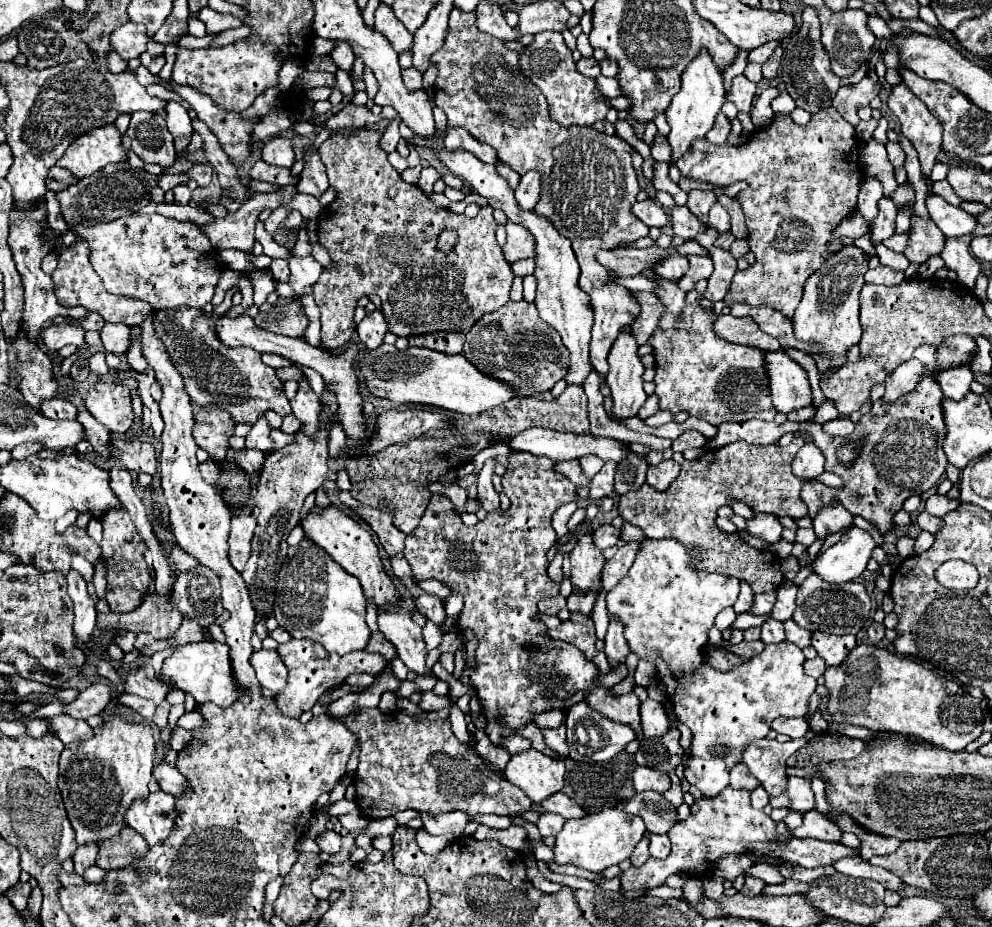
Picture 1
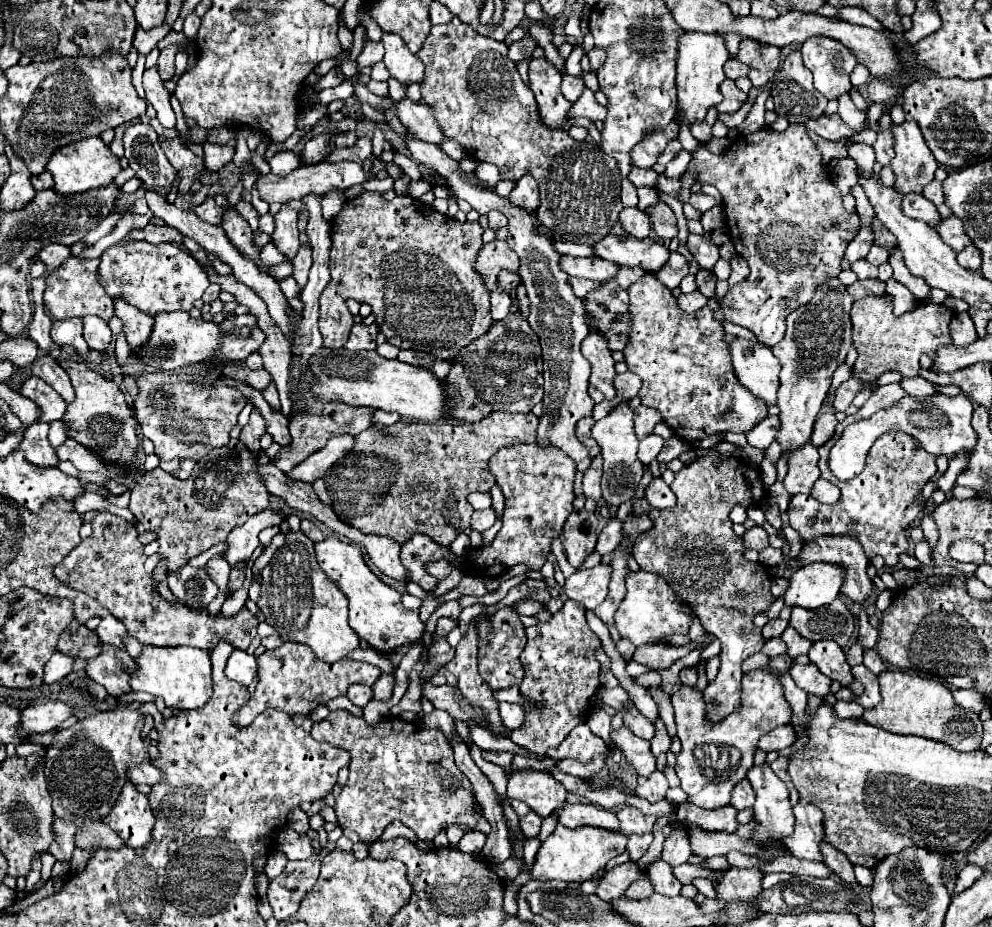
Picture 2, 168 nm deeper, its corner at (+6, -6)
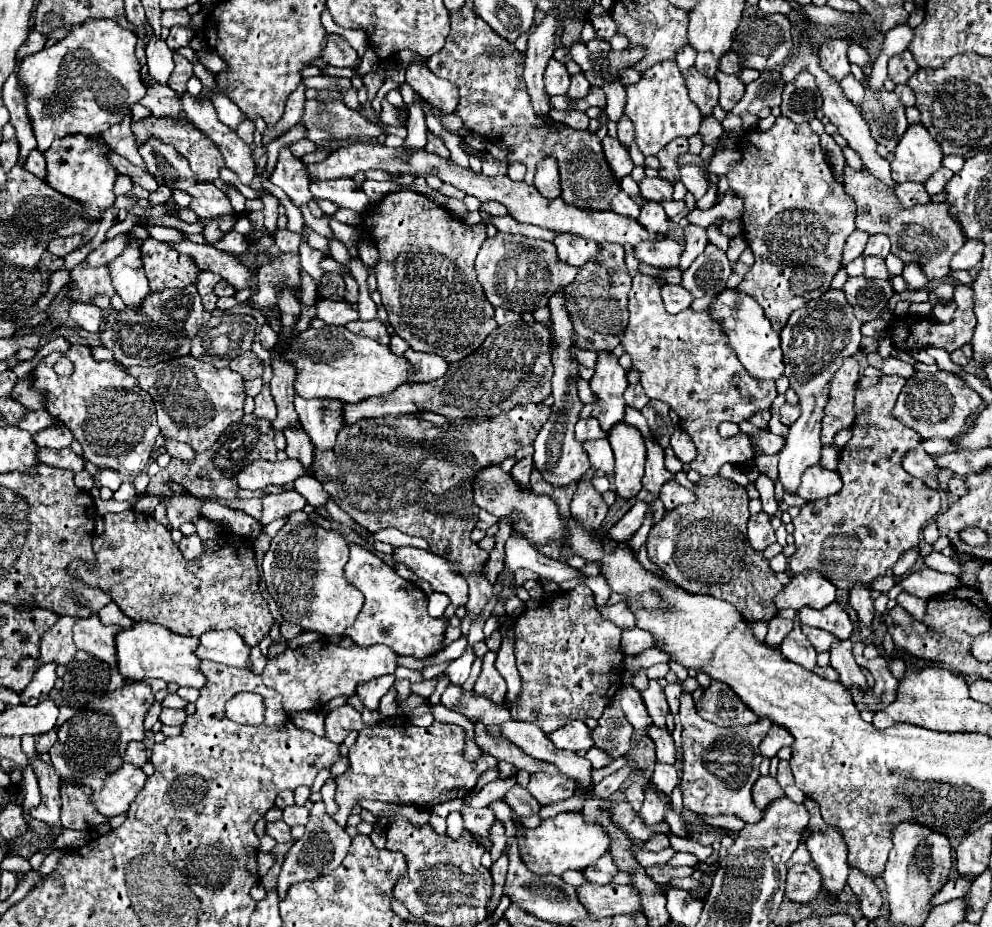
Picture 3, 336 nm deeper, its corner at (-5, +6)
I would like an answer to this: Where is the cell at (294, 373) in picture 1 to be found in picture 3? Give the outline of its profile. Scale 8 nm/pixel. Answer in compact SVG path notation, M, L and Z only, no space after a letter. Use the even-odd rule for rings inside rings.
M251 351L235 357L229 367L233 371L239 371L243 375L243 379L255 379L255 377L263 375L263 365L261 365L261 361Z

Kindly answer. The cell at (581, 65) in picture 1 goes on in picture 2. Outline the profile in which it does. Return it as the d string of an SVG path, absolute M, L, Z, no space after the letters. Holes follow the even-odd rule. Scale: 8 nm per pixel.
M568 73L562 77L562 93L568 101L574 103L582 95L584 89L586 89L586 85L584 85L582 77L574 77L574 75L568 75Z

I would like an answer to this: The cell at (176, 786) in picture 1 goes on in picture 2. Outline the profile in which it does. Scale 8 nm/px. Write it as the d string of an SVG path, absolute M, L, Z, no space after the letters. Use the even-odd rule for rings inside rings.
M144 763L140 767L130 767L128 777L136 785L144 783L144 785L150 785L150 787L164 781L164 773L160 773L160 769L156 769L152 763Z

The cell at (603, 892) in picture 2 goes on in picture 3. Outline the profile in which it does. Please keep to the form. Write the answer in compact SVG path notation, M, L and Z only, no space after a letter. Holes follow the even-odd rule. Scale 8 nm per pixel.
M603 853L603 857L599 857L599 861L597 861L595 865L589 865L589 867L583 869L581 873L585 875L585 879L587 879L589 883L607 885L607 883L611 883L613 875L617 873L617 867L615 867L611 855L609 855L609 853Z

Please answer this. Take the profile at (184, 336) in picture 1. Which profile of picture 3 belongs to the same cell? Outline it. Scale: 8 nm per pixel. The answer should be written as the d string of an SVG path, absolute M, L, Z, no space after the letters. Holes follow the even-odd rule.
M287 429L285 431L285 437L287 437L287 457L291 459L297 459L303 469L309 469L311 463L313 463L313 445L311 445L311 439L307 437L307 433L303 433L303 429Z

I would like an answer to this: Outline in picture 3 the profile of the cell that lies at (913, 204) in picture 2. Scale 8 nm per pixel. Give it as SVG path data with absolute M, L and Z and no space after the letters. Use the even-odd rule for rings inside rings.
M901 183L895 187L895 197L903 207L913 207L919 203L929 203L929 195L921 183Z

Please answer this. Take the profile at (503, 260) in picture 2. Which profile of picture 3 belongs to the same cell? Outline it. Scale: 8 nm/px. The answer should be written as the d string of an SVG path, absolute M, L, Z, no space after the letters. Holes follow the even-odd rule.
M497 233L495 237L483 241L475 259L475 273L477 281L483 285L487 301L493 307L505 307L515 313L533 313L539 307L547 307L549 297L575 279L577 267L567 267L567 263L561 263L553 243L549 241Z

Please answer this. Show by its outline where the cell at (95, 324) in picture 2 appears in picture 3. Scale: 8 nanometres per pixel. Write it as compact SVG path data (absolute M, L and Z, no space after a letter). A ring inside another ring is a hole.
M73 301L73 303L69 305L69 317L71 317L81 329L85 329L85 331L89 331L89 333L99 333L99 325L101 325L105 313L103 313L99 307L91 305L91 303Z

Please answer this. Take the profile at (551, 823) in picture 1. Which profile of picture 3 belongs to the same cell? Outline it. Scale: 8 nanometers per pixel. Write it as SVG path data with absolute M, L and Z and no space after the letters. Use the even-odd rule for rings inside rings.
M515 783L503 797L503 801L507 805L511 805L511 809L517 815L533 815L539 811L539 803L531 797L531 793L527 793L527 789L523 789L519 783Z

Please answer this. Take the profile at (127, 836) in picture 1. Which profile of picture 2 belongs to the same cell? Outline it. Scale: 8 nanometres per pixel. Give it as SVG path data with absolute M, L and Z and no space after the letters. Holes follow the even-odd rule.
M96 821L96 823L88 823L84 827L78 827L76 847L98 851L98 849L122 849L126 845L124 845L124 839L118 837L118 833L112 833L110 825Z

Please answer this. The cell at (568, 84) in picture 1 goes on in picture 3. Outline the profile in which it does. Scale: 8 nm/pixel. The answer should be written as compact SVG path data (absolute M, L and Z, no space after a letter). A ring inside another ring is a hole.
M549 59L549 65L545 69L545 89L553 95L565 95L569 89L569 73L563 63L557 59Z

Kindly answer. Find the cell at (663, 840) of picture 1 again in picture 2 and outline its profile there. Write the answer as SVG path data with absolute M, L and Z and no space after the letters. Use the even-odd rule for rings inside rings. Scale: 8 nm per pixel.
M656 859L654 863L650 863L650 865L646 867L646 873L648 873L648 877L650 877L650 881L652 881L656 893L662 893L662 895L668 895L668 897L680 895L682 885L680 885L680 881L674 877L672 867L670 867L666 861Z

